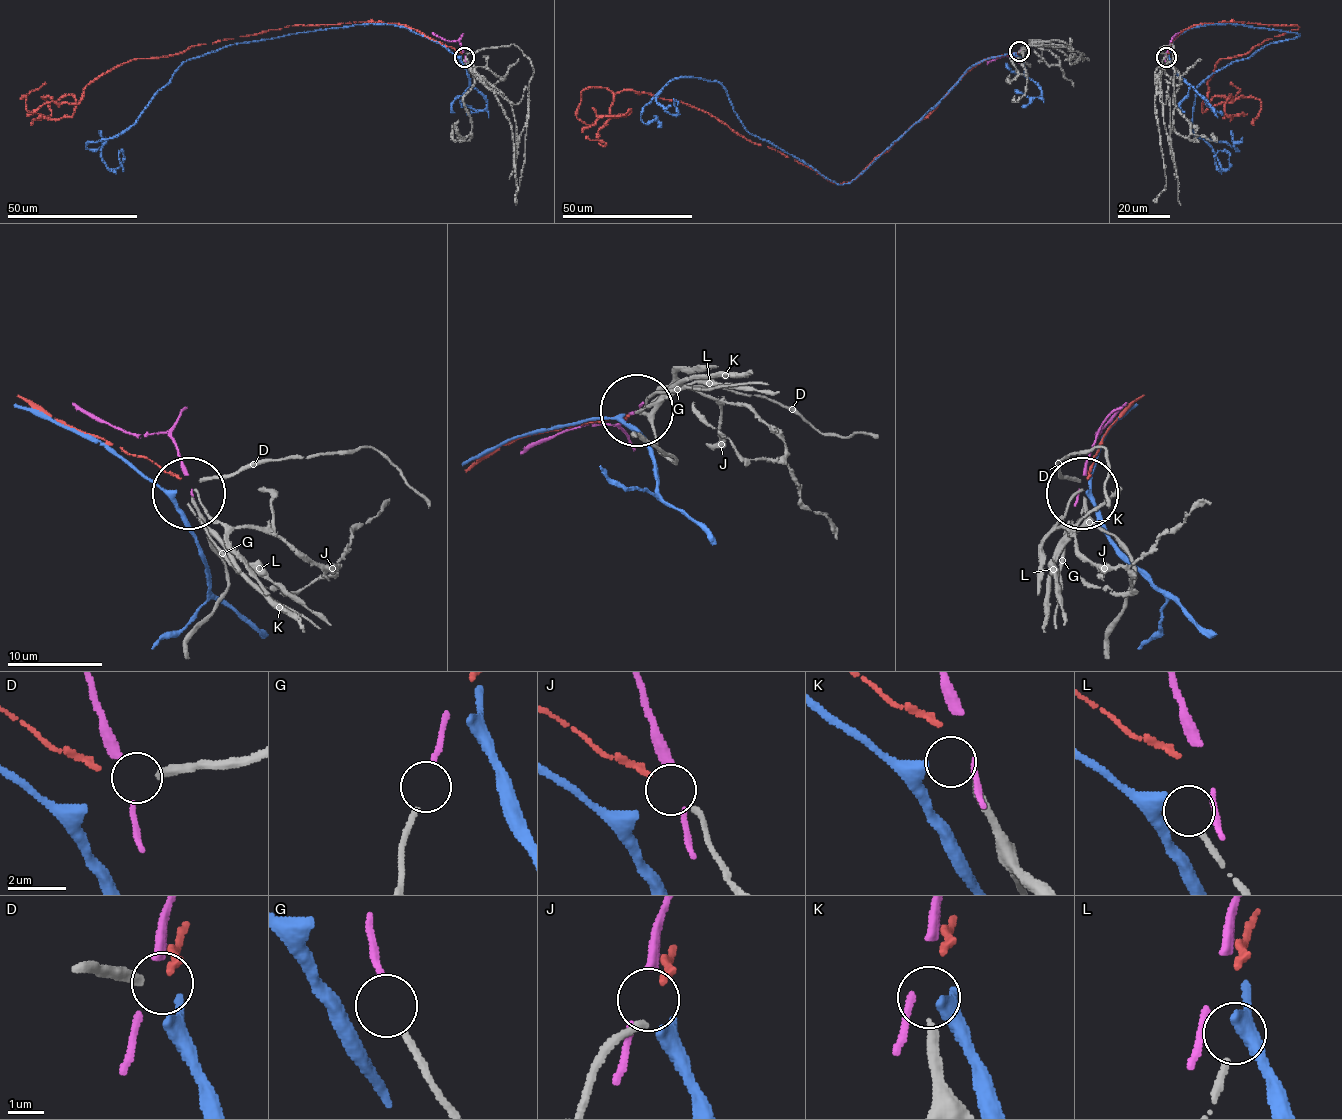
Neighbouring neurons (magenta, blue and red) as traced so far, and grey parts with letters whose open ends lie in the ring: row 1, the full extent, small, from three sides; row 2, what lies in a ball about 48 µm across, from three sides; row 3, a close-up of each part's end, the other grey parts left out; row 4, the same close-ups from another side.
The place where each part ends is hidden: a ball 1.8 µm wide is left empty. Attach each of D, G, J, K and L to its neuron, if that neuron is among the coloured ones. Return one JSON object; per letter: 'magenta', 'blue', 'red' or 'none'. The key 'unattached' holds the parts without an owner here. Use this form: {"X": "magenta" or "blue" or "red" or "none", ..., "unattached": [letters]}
{"D": "none", "G": "magenta", "J": "red", "K": "blue", "L": "none", "unattached": ["D", "L"]}

